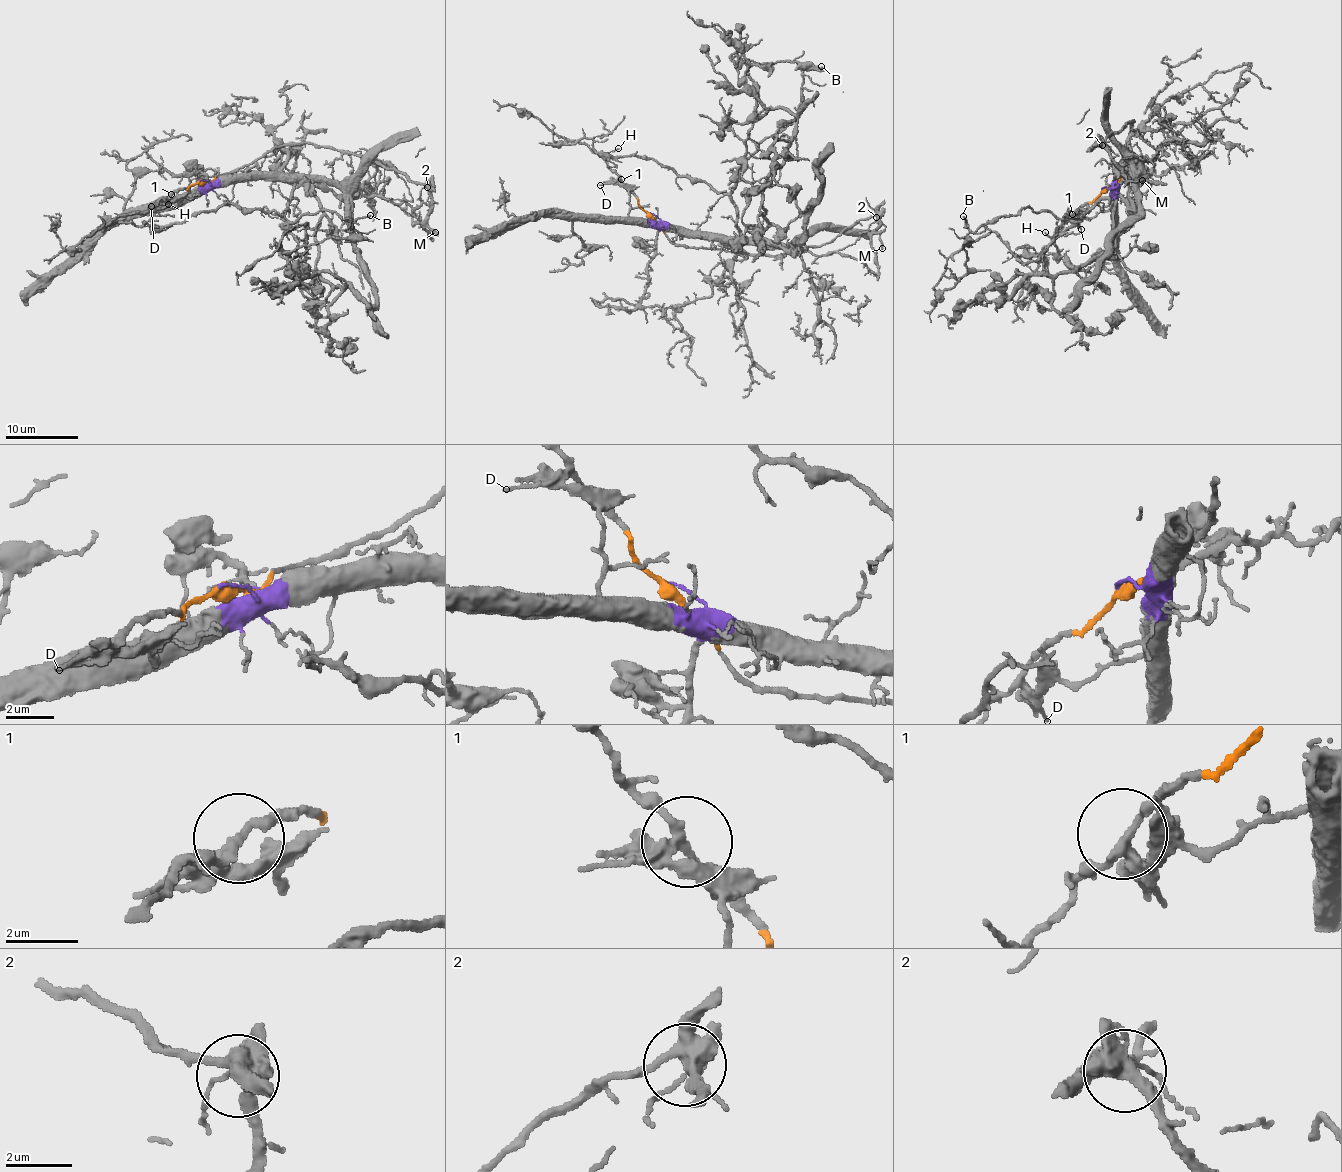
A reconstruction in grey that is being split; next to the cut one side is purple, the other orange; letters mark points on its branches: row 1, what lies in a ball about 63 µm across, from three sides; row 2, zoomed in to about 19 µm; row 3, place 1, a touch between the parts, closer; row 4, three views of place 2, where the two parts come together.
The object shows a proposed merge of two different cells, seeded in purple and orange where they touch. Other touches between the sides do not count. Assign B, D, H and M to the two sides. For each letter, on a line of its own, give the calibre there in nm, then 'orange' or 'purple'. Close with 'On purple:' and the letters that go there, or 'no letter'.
B: 180 nm | purple
D: 130 nm | purple
H: 120 nm | orange
M: 160 nm | orange
On purple: B, D

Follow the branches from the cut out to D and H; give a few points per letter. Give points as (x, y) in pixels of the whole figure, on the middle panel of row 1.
D: (650, 213), (657, 221), (631, 219), (628, 215), (629, 191), (618, 184), (600, 185)
H: (650, 215), (607, 165), (605, 155), (618, 148)

